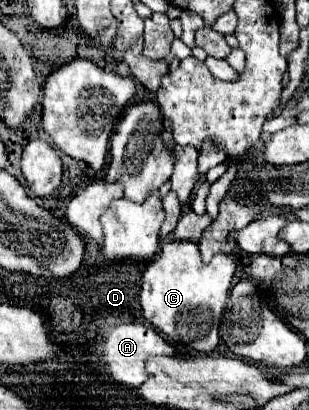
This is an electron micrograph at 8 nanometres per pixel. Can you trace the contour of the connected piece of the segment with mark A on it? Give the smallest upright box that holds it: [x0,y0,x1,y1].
[105,323,183,387]

